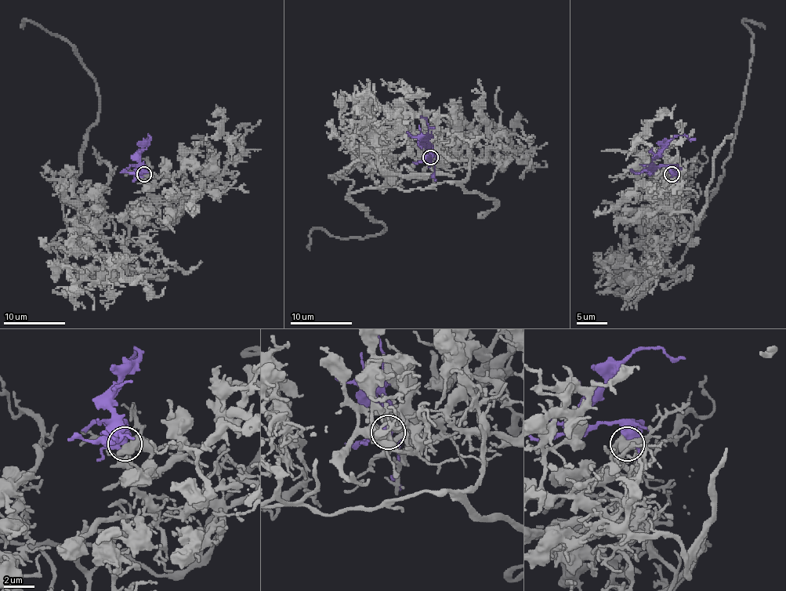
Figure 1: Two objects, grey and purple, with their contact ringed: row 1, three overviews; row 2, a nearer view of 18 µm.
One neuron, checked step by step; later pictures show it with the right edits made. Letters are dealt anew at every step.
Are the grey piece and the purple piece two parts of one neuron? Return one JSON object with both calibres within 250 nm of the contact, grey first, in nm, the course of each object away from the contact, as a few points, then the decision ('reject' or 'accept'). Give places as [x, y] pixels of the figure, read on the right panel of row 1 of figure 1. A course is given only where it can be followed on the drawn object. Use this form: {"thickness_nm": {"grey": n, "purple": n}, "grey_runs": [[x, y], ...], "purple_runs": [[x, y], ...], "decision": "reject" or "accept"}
{"thickness_nm": {"grey": 440, "purple": 600}, "grey_runs": [[672, 175], [663, 190], [690, 228], [682, 240], [701, 219], [730, 152], [752, 53], [743, 21], [765, 29]], "purple_runs": [[672, 174], [668, 166], [657, 166], [652, 160], [675, 137], [686, 135], [690, 140], [695, 139]], "decision": "accept"}

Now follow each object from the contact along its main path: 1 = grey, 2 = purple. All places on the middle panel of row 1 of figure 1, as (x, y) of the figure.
1: (429, 157), (442, 162), (346, 196), (378, 235), (316, 229), (309, 250)
2: (429, 157), (429, 142), (427, 138), (425, 146), (436, 161), (436, 181)

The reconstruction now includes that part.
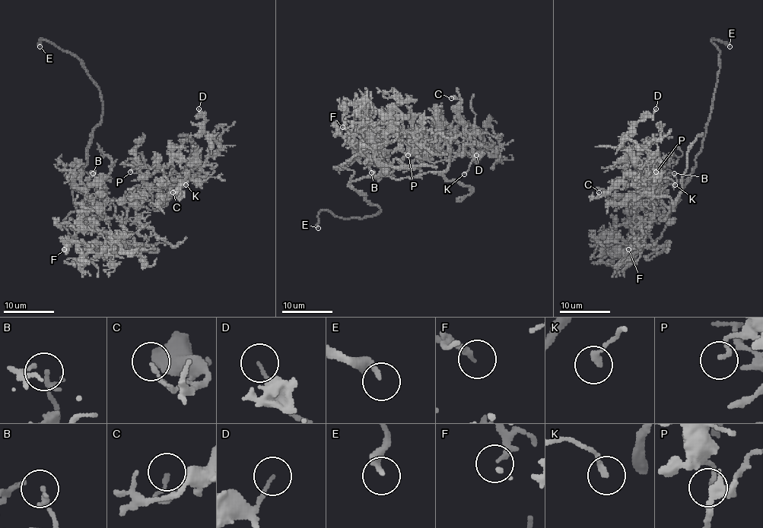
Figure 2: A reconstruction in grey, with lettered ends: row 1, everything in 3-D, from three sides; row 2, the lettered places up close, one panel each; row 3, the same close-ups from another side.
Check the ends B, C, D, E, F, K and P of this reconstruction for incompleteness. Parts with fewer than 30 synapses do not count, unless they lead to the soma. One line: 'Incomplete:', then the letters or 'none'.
Incomplete: E, P

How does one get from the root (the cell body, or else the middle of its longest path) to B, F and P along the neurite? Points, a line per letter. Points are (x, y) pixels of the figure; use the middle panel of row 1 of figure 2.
B: (383, 176), (380, 166), (366, 155), (362, 140), (365, 157), (370, 162), (370, 170), (373, 175), (371, 172)
F: (383, 176), (362, 140), (392, 121), (356, 102), (346, 106), (342, 127)
P: (383, 176), (395, 159), (404, 167), (408, 152), (424, 159), (427, 151), (422, 144), (424, 151), (408, 155)

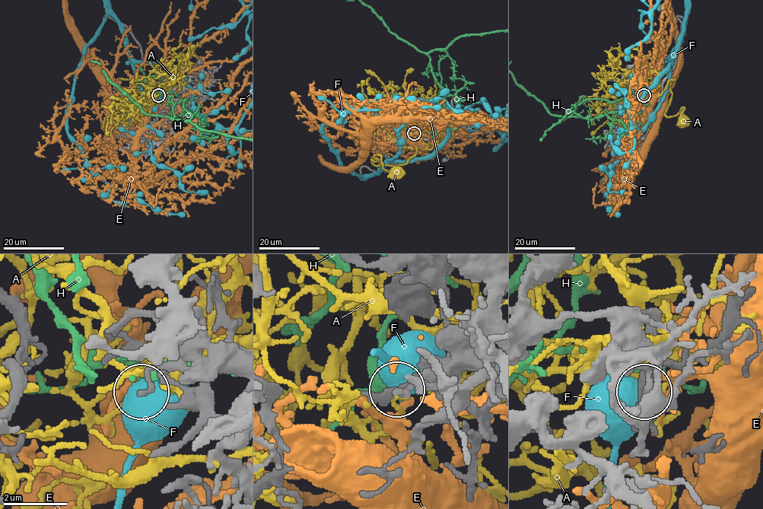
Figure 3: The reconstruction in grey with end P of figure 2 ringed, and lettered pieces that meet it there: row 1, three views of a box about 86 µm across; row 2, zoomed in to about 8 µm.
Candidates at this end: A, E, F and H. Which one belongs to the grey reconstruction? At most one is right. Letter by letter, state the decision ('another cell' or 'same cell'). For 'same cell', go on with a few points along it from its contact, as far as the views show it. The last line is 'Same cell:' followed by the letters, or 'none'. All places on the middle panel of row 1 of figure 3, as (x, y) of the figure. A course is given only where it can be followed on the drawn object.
A: another cell
E: another cell
F: another cell
H: another cell
Same cell: none

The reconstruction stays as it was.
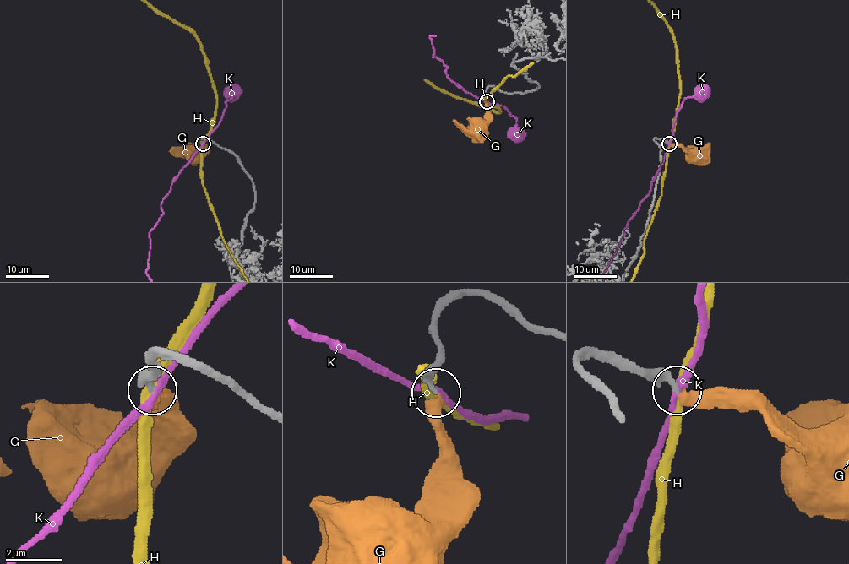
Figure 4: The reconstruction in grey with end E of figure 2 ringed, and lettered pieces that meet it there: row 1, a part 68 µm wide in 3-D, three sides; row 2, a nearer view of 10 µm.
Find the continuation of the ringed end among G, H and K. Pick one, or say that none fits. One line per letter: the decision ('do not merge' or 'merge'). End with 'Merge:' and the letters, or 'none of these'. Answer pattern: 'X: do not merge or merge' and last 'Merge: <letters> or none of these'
G: merge
H: do not merge
K: do not merge
Merge: G

